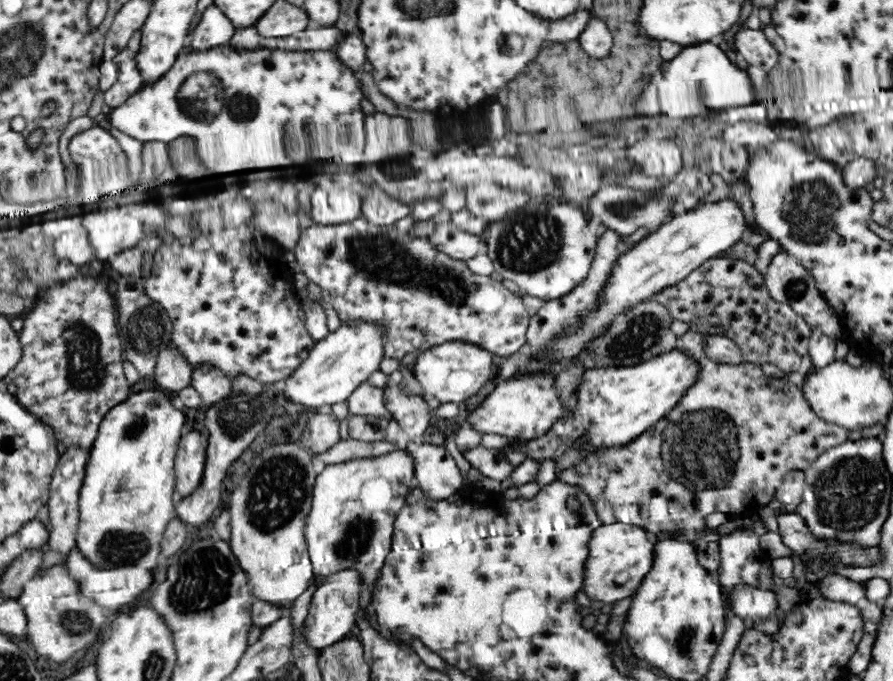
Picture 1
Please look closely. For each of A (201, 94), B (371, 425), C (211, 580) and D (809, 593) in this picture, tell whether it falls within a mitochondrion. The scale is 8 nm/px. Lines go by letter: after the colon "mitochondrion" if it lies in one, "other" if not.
A: mitochondrion
B: mitochondrion
C: mitochondrion
D: other

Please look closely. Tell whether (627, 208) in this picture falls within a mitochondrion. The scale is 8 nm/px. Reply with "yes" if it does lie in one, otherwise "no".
yes

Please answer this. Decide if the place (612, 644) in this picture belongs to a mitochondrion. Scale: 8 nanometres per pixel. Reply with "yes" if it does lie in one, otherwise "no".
no

